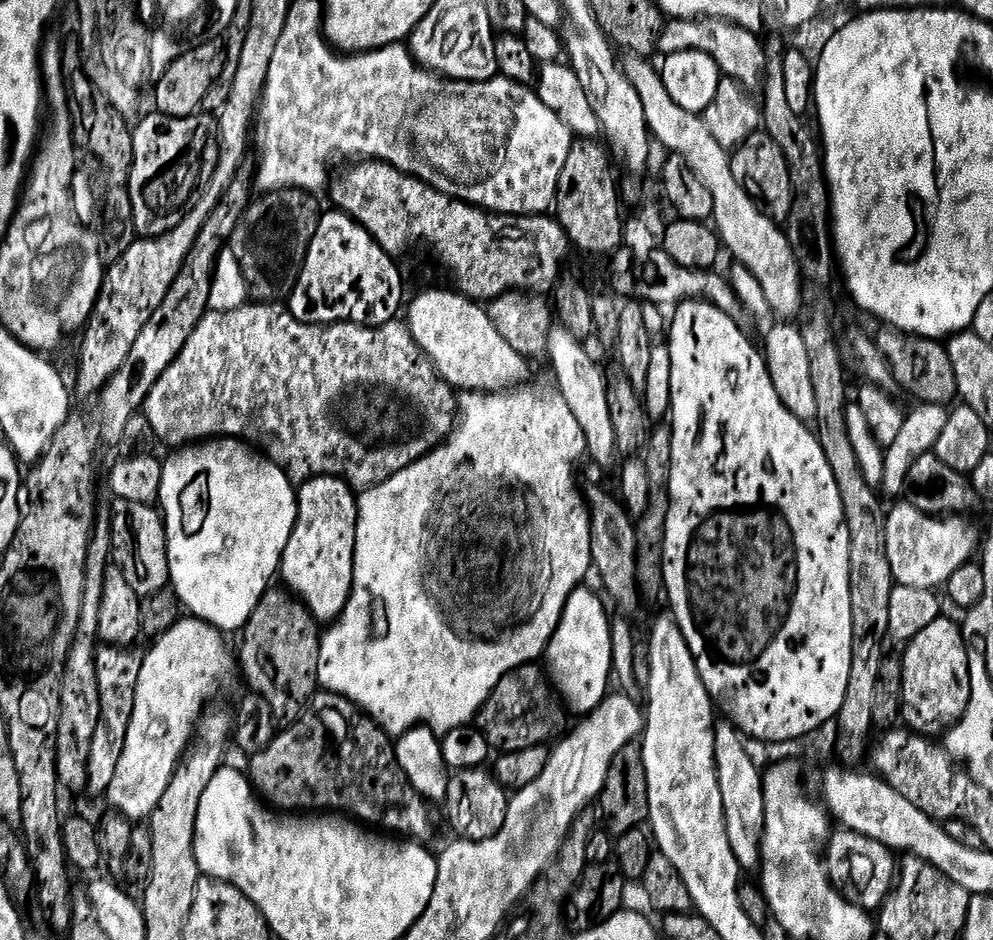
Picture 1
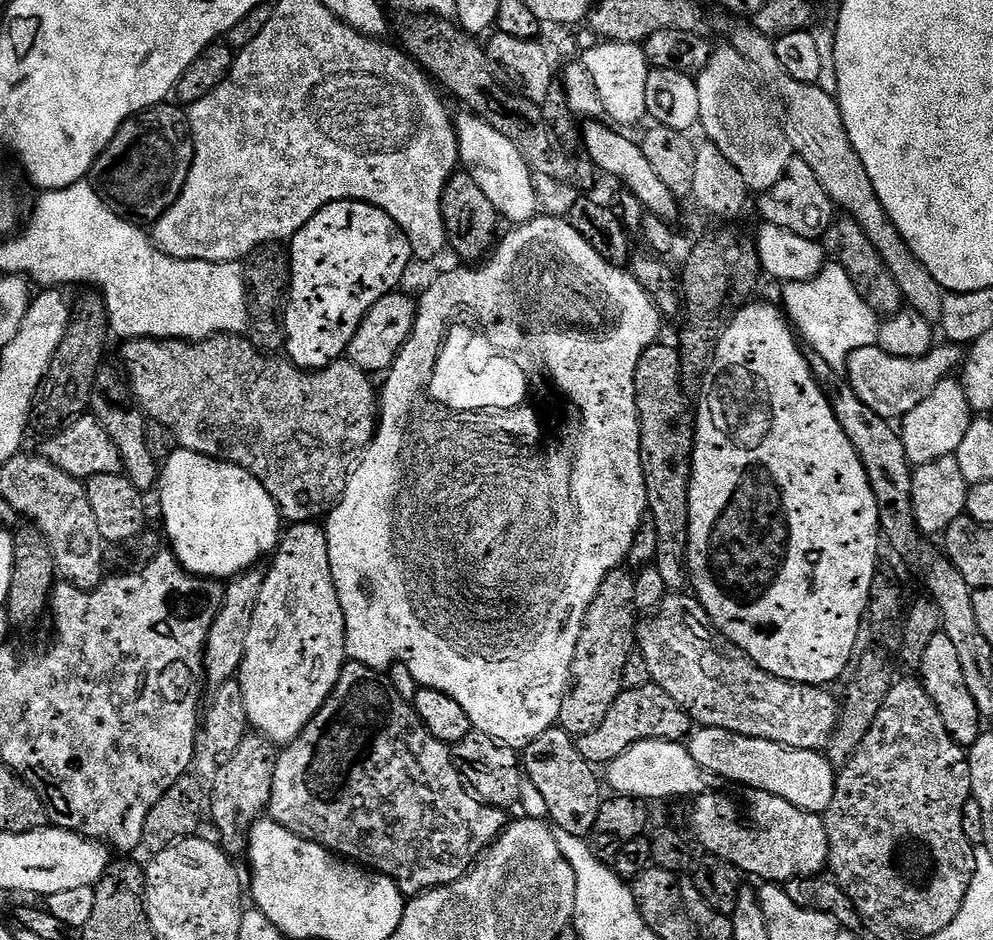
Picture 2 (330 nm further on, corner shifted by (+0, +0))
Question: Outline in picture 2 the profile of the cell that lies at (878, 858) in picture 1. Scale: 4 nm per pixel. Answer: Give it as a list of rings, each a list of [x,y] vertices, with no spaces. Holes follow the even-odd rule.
[[[752,790],[747,795],[744,820],[732,800],[701,795],[695,801],[692,828],[705,853],[729,860],[741,873],[761,876],[759,879],[764,882],[787,882],[796,876],[819,876],[829,867],[828,835],[823,819],[817,813],[802,810],[786,802],[786,798],[778,798],[769,792]]]

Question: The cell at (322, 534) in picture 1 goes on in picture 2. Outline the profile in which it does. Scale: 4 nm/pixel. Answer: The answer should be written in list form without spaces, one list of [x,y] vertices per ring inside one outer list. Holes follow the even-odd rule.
[[[316,522],[292,524],[288,529],[276,545],[272,565],[264,572],[262,594],[258,594],[245,658],[238,673],[249,725],[277,746],[287,746],[300,737],[314,714],[327,702],[346,663],[346,613],[338,602],[334,574],[330,574],[328,535]]]

